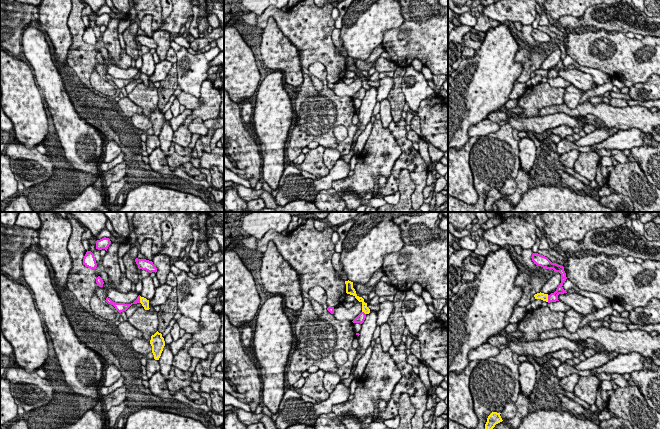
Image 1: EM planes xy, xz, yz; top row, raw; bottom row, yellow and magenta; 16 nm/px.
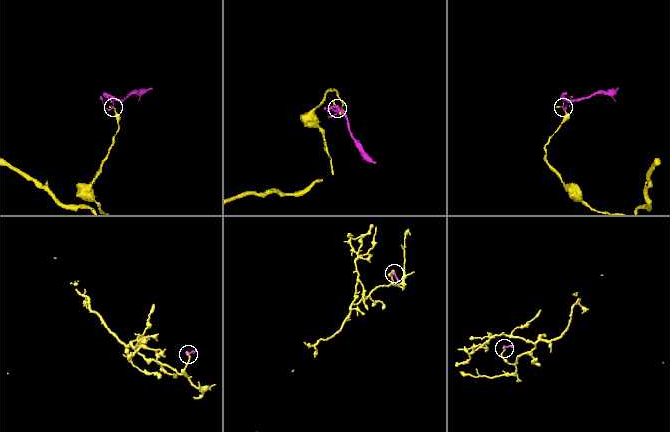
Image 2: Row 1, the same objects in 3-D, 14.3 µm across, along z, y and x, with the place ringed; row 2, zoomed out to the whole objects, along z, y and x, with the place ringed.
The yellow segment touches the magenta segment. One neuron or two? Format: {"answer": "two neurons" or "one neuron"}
{"answer": "two neurons"}

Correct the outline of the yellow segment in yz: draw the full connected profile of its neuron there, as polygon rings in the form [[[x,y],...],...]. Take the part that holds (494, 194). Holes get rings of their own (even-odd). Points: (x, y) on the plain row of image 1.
[[[492,188],[488,192],[487,198],[485,200],[485,210],[483,212],[492,212],[492,205],[495,203],[496,200],[503,197],[500,190],[501,189]]]

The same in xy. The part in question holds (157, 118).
[[[157,107],[154,111],[152,111],[150,120],[152,122],[152,129],[154,131],[154,135],[159,136],[165,122],[165,117],[162,113],[162,110]]]

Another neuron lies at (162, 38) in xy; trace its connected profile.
[[[163,30],[154,31],[152,38],[157,44],[156,53],[159,57],[159,60],[166,60],[167,52],[171,48],[169,32]]]

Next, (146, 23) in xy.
[[[145,14],[139,24],[140,28],[149,36],[152,37],[153,30],[152,30],[152,15]]]

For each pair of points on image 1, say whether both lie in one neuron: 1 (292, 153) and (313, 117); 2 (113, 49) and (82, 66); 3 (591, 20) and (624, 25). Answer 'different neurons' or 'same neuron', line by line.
1: same neuron
2: different neurons
3: same neuron

